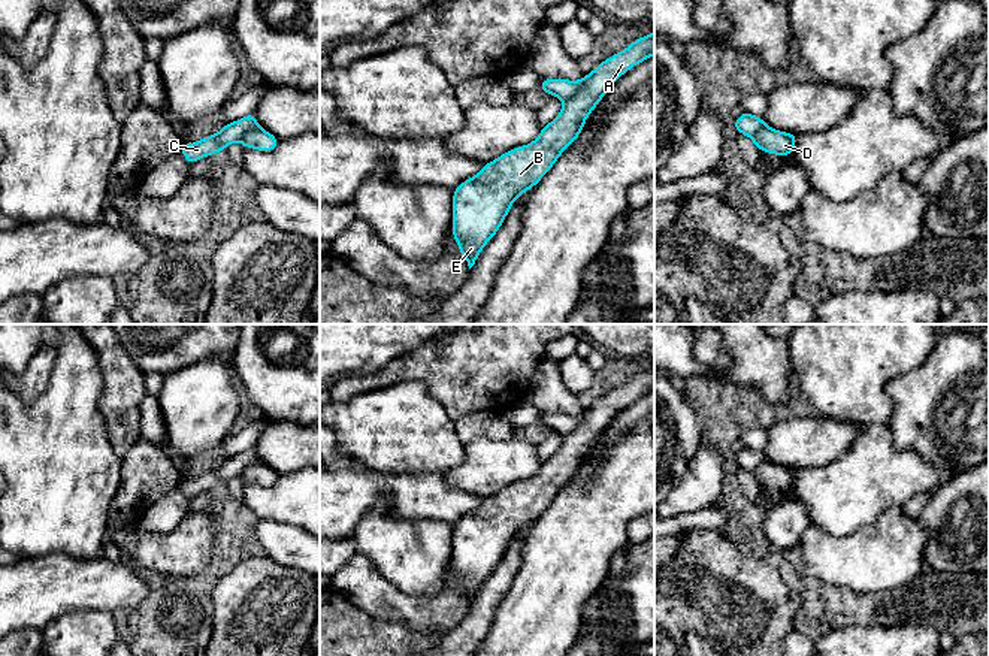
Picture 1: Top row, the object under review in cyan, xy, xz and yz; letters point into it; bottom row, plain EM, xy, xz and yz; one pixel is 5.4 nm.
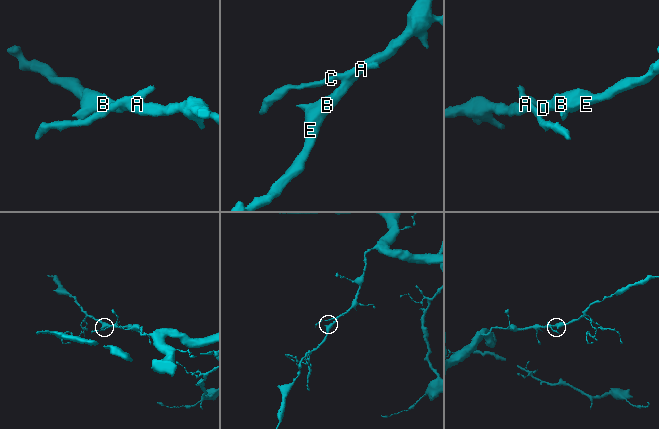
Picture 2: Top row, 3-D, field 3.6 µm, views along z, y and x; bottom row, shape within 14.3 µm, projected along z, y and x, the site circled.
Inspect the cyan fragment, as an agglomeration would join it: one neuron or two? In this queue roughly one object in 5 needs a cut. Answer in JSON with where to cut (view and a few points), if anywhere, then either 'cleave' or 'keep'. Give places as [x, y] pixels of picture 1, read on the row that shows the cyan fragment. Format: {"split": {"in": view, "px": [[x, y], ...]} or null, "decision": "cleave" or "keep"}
{"split": null, "decision": "keep"}

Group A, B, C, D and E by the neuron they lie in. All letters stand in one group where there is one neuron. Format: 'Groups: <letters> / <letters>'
Groups: A B C D E

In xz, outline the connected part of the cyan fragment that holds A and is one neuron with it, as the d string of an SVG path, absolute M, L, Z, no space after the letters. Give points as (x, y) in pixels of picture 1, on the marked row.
M654 31L633 40L626 49L604 60L580 81L568 81L565 78L541 81L538 87L541 91L565 102L557 118L544 126L533 142L509 149L496 160L486 163L475 176L465 179L453 191L451 230L469 269L475 264L481 250L500 229L514 200L535 187L554 166L562 152L580 136L587 117L610 91L613 84L635 64L645 61L651 55L654 55Z

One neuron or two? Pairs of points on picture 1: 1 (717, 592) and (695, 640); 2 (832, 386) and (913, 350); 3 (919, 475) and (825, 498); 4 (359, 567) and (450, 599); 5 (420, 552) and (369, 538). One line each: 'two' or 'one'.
1: two
2: one
3: one
4: one
5: one

